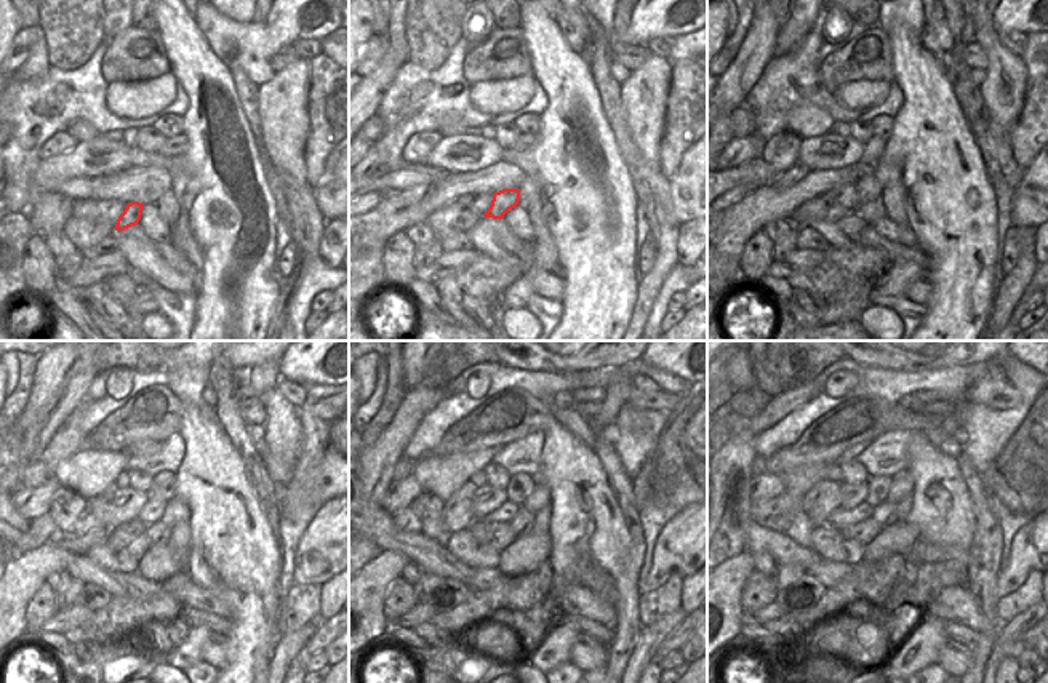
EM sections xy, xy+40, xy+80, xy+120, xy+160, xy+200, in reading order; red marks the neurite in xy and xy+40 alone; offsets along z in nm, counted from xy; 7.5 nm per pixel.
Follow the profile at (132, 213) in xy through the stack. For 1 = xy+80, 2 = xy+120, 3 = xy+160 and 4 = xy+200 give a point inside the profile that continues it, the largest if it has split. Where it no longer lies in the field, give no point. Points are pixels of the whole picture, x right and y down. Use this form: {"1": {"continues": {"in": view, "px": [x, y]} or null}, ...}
{"1": {"continues": {"in": "xy+80", "px": [869, 189]}}, "2": {"continues": {"in": "xy+120", "px": [157, 531]}}, "3": {"continues": {"in": "xy+160", "px": [525, 520]}}, "4": {"continues": {"in": "xy+200", "px": [885, 514]}}}

